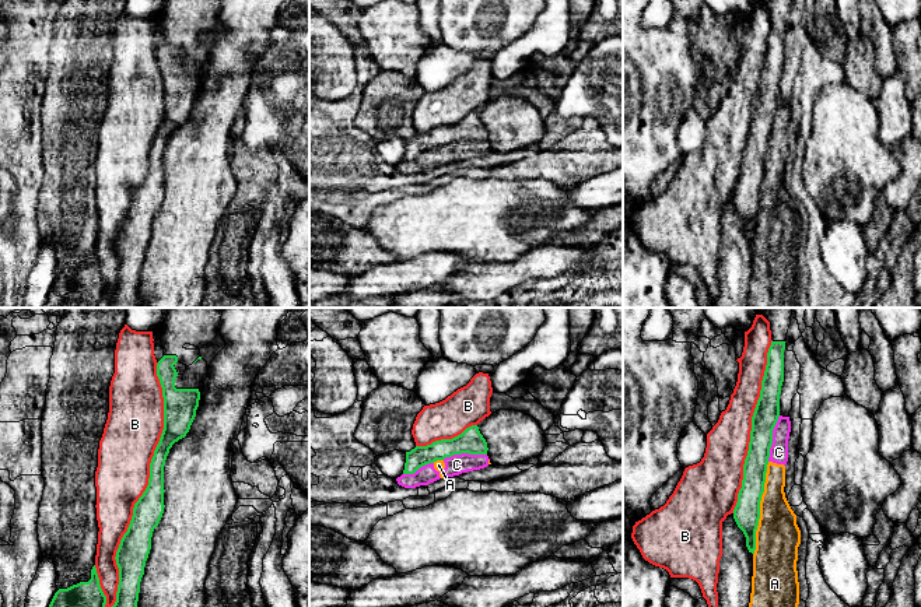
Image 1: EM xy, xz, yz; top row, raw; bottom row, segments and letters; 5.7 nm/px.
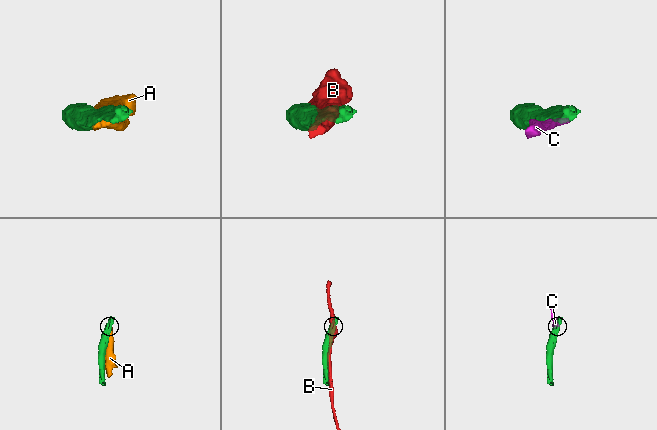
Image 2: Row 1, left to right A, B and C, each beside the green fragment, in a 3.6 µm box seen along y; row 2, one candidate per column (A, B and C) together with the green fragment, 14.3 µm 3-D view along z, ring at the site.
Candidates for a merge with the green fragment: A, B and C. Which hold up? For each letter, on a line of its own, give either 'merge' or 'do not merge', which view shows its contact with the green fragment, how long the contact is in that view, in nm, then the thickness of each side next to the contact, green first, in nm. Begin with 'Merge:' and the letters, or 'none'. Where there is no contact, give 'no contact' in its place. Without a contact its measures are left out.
Merge: none
A: do not merge; contact in yz; length 550 nm; calibres 160 and 260 nm
B: do not merge; contact in xy; length 1400 nm; calibres 170 and 320 nm
C: do not merge; contact in yz; length 280 nm; calibres 150 and 110 nm

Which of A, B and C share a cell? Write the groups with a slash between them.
A C / B

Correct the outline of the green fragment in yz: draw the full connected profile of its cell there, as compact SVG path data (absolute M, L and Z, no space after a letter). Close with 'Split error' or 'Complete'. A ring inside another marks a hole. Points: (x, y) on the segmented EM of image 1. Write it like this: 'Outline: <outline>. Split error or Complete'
Outline: M757 308L770 322L771 345L761 380L760 397L753 417L747 456L743 464L742 488L733 509L733 519L746 537L749 552L756 550L756 530L760 519L760 501L773 445L773 429L780 417L780 394L784 382L784 350L791 324L792 308Z. Split error

